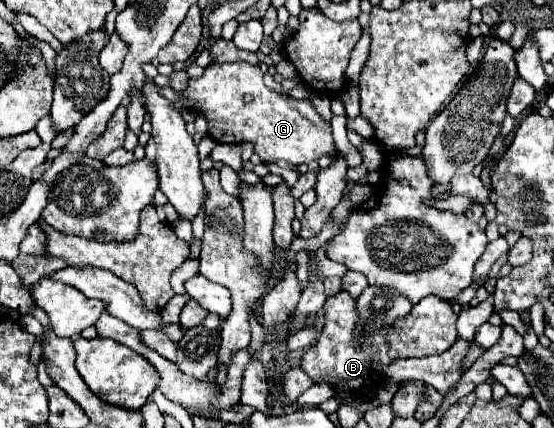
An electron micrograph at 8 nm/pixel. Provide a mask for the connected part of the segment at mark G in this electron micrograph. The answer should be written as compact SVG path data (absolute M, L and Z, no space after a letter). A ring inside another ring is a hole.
M248 62L210 64L200 78L192 78L188 82L188 90L182 94L198 102L198 112L206 116L210 124L210 136L216 142L254 142L254 150L264 164L286 160L294 166L300 166L322 156L338 154L330 122L326 122L314 110L310 100L294 100L268 90L264 86L260 68Z

